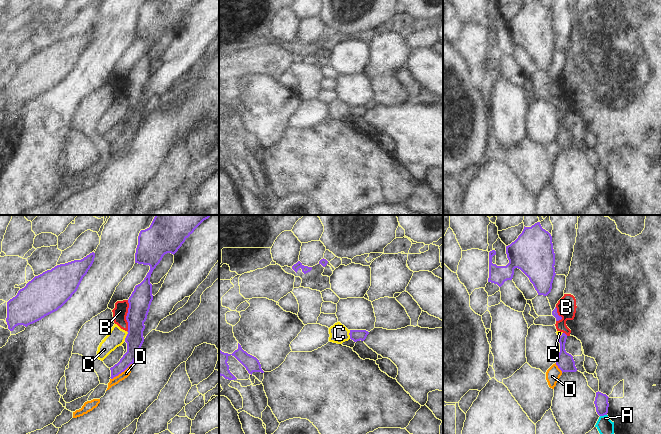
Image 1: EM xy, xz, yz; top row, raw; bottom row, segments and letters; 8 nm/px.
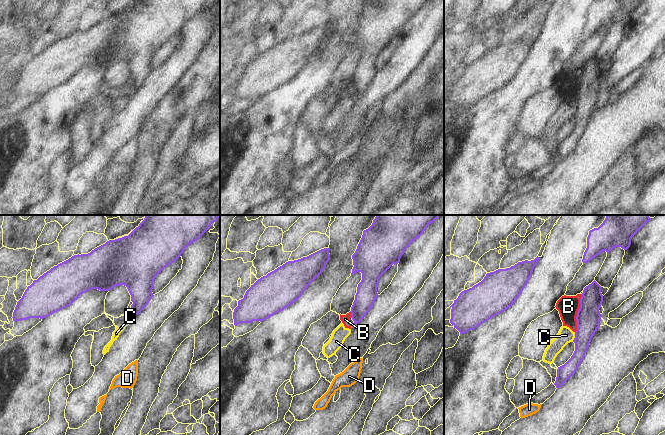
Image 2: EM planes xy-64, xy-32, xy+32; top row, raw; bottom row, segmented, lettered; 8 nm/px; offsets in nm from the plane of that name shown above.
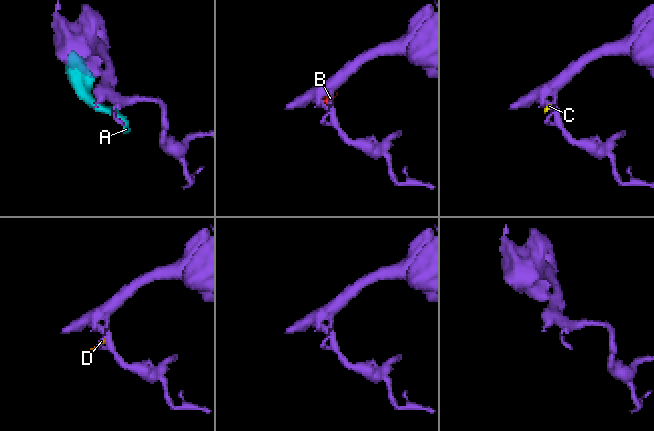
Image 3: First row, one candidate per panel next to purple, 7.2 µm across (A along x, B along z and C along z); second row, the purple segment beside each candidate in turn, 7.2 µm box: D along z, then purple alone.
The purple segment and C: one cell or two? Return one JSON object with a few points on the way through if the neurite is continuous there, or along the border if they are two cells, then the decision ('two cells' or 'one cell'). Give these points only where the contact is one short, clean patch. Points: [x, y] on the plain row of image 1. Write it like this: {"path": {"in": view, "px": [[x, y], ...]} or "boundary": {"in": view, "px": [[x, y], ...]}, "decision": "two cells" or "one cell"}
{"boundary": {"in": "xy", "px": [[127, 107], [124, 116]]}, "decision": "two cells"}

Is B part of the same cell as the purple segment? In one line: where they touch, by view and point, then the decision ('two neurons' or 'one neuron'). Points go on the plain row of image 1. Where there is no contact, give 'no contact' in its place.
xy (126, 92) | two neurons

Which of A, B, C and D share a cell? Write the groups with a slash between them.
A / B / C / D

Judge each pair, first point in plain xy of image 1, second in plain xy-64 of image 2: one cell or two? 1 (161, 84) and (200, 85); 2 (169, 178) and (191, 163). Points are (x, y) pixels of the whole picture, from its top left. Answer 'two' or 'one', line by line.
1: two
2: two

